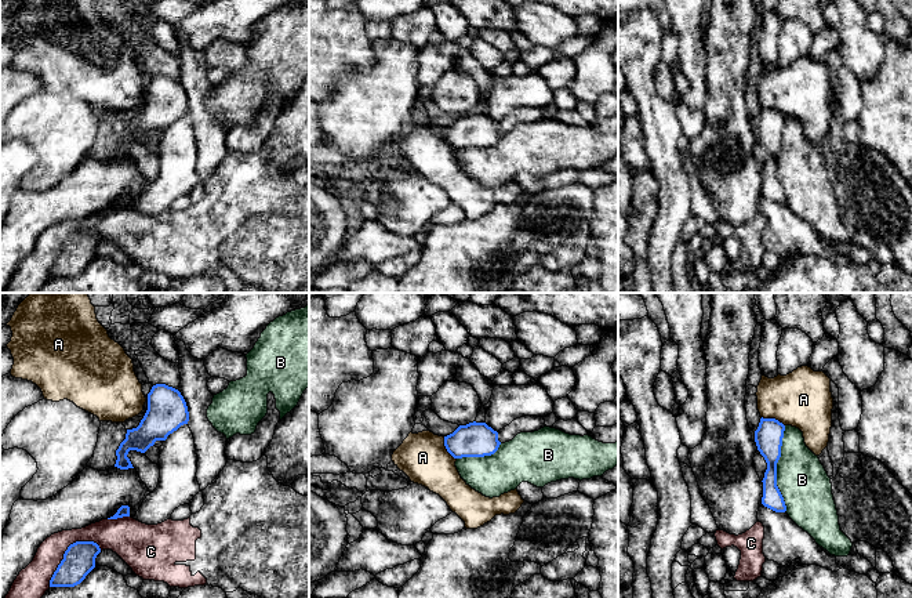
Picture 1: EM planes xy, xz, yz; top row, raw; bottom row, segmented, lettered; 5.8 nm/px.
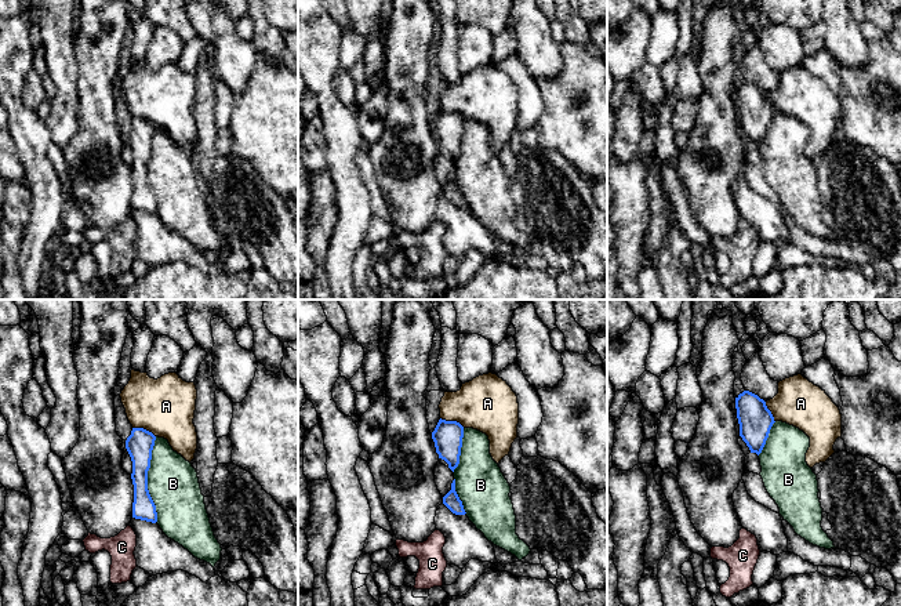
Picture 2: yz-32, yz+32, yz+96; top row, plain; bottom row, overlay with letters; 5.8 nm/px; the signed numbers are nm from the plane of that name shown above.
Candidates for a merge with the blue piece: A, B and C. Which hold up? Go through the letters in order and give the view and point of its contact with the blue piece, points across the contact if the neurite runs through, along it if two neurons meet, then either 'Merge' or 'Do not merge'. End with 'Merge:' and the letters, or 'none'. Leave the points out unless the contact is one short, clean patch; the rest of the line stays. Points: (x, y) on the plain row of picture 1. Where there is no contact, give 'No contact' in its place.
A: Touches blue at xz (446, 138). Boundary: xz (443, 127), (443, 136), (456, 149). Do not merge
B: Touches blue at yz (776, 159). Do not merge
C: Touches blue at xy (65, 242). Do not merge
Merge: none

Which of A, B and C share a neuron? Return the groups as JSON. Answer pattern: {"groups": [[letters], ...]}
{"groups": [["A"], ["B"], ["C"]]}

